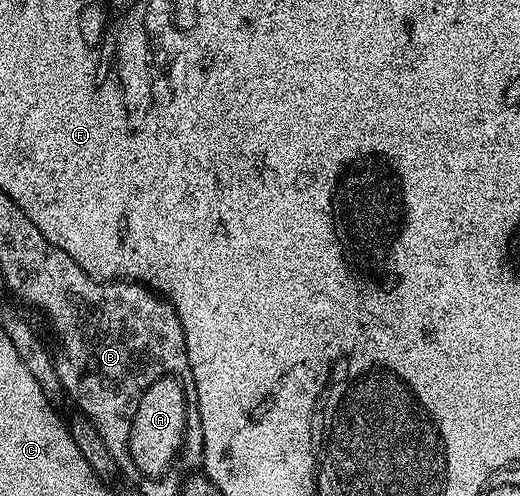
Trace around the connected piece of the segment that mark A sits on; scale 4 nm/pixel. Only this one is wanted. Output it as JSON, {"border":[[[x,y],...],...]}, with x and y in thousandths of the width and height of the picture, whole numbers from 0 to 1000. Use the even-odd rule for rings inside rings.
{"border":[[[323,758],[302,764],[294,776],[281,786],[263,815],[263,831],[252,849],[248,871],[248,911],[252,913],[254,942],[269,948],[283,964],[306,964],[337,931],[344,905],[352,899],[352,881],[360,875],[360,819],[363,827],[363,794],[352,788],[352,778],[342,760]]]}

